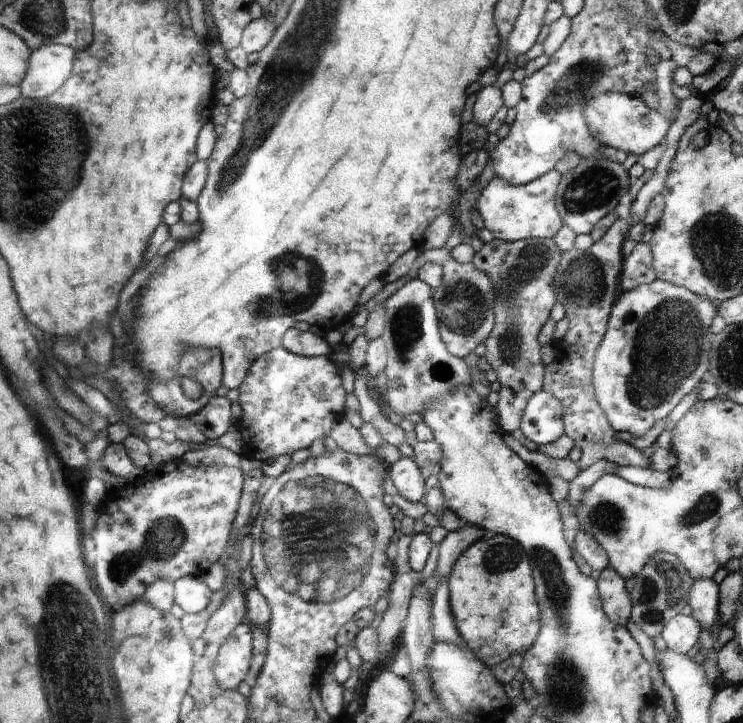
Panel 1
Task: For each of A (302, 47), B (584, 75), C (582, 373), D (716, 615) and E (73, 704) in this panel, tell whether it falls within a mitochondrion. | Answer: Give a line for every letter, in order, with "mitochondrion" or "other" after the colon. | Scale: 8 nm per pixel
A: mitochondrion
B: mitochondrion
C: other
D: other
E: mitochondrion

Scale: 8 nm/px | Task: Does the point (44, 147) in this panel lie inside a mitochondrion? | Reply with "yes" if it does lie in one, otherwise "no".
yes

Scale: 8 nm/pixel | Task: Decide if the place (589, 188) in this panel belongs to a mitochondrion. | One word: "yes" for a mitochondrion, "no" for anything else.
yes

